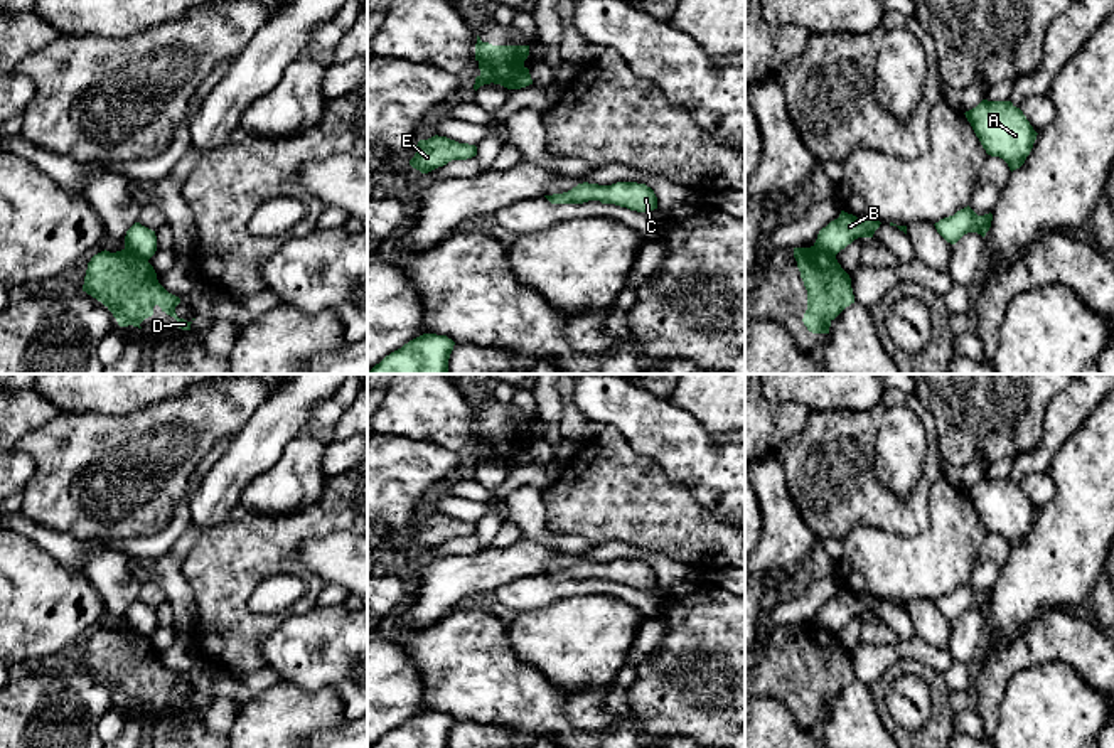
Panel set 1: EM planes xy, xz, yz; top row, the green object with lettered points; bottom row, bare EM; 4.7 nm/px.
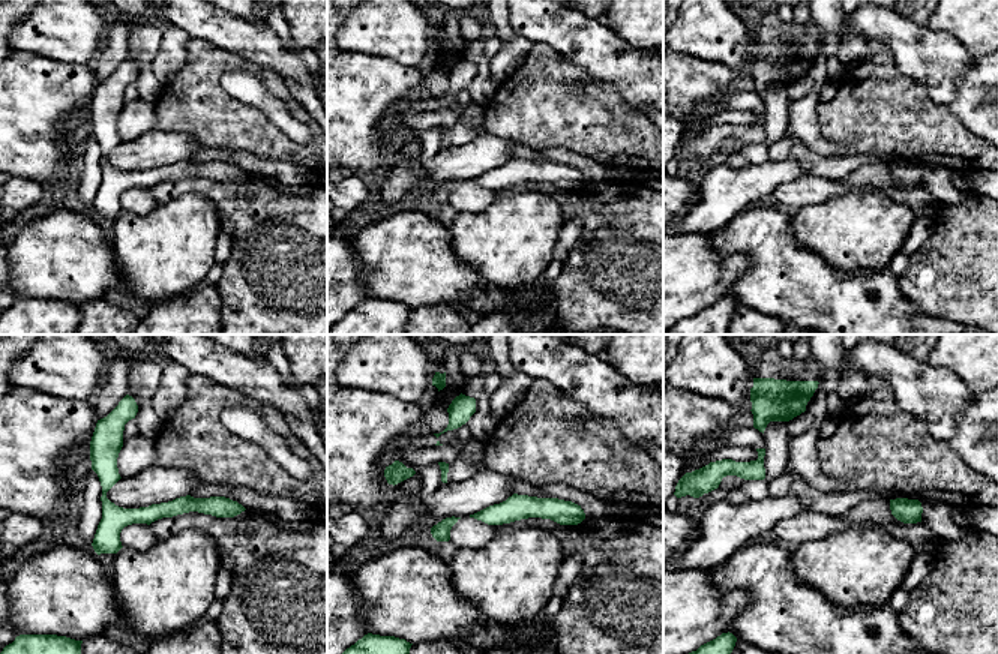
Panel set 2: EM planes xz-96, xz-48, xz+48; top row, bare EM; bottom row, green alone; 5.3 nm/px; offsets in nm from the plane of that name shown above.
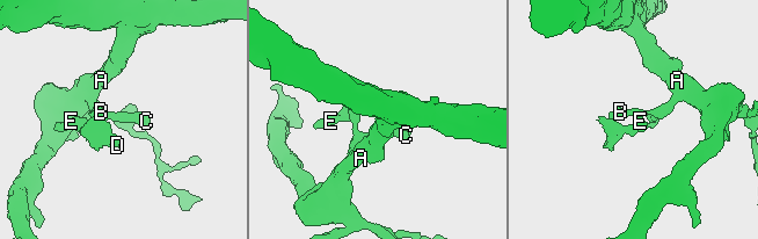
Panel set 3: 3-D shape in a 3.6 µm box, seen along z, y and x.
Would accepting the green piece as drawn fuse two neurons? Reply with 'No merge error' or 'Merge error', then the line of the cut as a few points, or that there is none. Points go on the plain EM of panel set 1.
Merge error. Split along xy (125, 624), (147, 637)

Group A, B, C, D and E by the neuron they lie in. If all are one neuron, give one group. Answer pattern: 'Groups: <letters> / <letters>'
Groups: A B C / D E

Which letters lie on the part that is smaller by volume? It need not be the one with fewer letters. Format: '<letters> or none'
D, E

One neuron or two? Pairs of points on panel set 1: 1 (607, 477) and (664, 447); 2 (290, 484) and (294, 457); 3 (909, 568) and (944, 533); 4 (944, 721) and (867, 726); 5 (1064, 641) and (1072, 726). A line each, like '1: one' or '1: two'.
1: two
2: one
3: one
4: two
5: two

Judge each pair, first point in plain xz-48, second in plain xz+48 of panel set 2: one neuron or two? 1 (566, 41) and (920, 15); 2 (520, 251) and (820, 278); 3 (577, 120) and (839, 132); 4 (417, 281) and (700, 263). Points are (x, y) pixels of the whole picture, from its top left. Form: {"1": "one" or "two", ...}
{"1": "two", "2": "two", "3": "one", "4": "two"}

